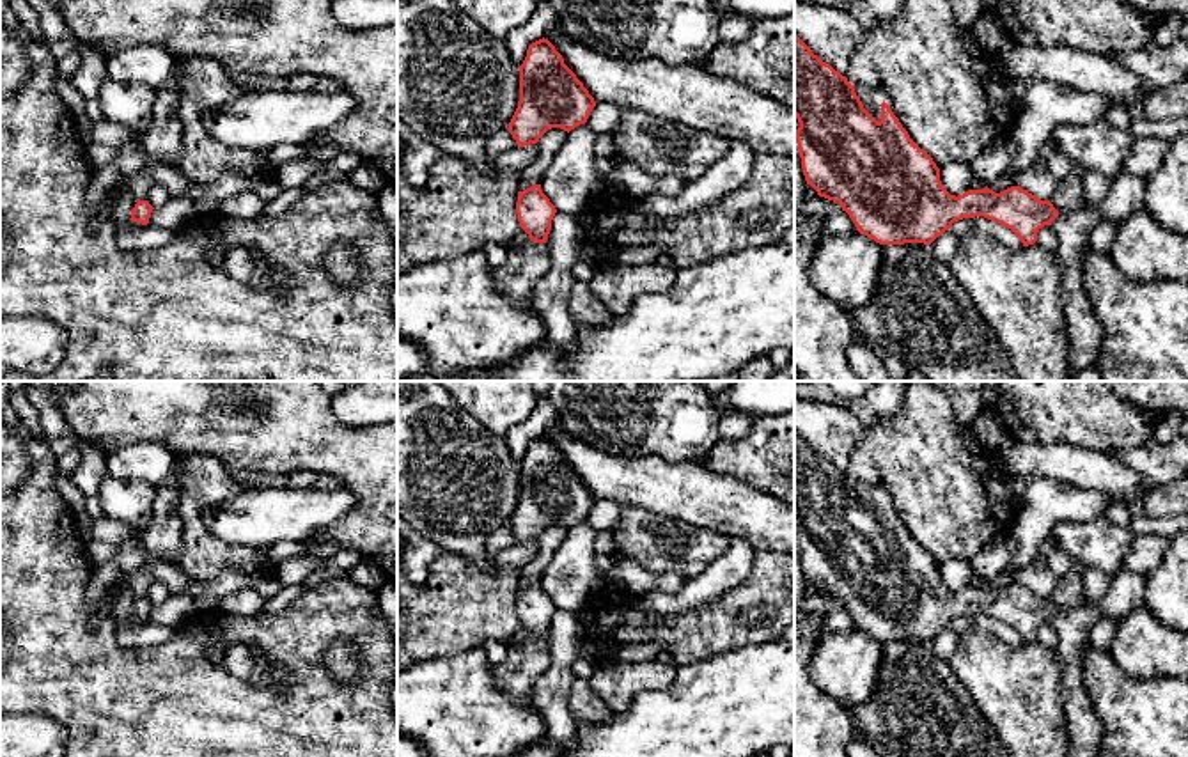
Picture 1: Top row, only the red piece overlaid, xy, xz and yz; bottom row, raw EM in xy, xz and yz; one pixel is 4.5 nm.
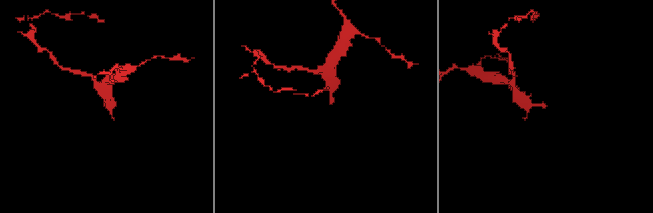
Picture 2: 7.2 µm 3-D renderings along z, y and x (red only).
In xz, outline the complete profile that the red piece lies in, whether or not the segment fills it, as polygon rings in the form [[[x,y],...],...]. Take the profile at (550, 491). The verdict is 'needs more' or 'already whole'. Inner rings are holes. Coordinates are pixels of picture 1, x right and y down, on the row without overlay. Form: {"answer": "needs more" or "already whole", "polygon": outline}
{"answer": "already whole", "polygon": [[[543,434],[528,443],[520,463],[520,498],[507,527],[518,544],[537,541],[551,525],[569,530],[585,521],[594,503],[594,495]]]}

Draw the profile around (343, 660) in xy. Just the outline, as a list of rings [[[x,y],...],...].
[[[337,640],[324,651],[326,670],[337,681],[351,681],[360,668],[360,649],[358,645]]]

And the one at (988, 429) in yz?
[[[984,406],[982,411],[975,417],[975,420],[970,424],[970,429],[986,452],[997,450],[1007,438],[997,410],[988,406]]]

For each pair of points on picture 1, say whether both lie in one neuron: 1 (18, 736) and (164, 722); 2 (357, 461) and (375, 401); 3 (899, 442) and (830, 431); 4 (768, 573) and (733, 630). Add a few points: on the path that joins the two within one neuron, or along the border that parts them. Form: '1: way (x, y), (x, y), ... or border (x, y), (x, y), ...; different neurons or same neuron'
1: border (27, 711), (55, 718), (68, 738); different neurons
2: border (330, 406), (346, 424), (378, 426); different neurons
3: border (866, 428), (851, 449), (846, 474); different neurons
4: way (758, 587), (733, 616); same neuron

